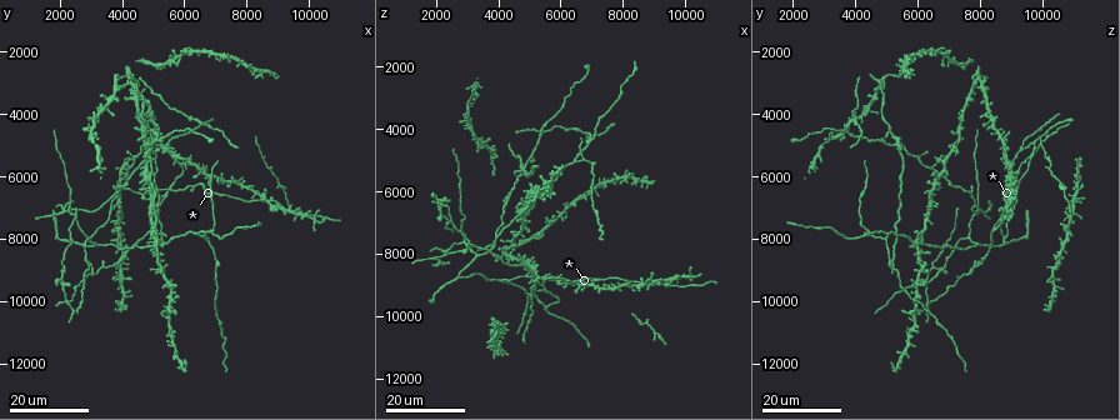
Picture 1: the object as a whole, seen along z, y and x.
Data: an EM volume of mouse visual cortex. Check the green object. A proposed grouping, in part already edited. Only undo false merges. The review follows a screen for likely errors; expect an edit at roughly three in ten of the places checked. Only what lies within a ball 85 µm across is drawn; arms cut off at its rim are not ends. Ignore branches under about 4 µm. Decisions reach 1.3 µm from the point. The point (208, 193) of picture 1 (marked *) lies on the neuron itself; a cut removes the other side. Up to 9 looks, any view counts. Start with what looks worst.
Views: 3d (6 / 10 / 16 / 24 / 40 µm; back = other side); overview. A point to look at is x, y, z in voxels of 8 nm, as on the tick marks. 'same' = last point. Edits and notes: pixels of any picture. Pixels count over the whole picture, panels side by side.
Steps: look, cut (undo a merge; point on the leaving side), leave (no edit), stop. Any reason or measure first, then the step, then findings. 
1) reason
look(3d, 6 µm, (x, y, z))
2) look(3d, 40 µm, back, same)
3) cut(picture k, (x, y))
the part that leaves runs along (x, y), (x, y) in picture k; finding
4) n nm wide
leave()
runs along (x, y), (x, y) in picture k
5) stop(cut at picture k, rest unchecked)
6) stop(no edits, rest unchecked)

branch point
look(3d, 24 µm, (6700, 8100, 4900))

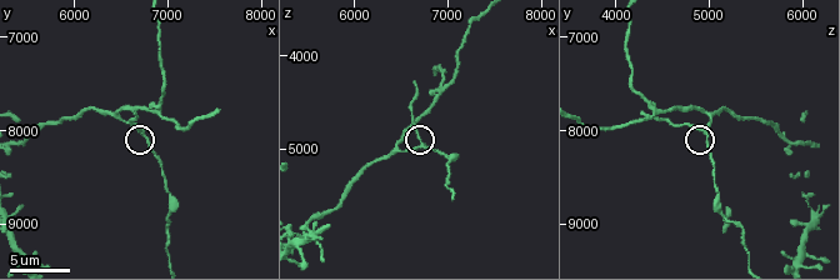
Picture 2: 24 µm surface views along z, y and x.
look(3d, 10 µm, (6750, 8000, 4950))

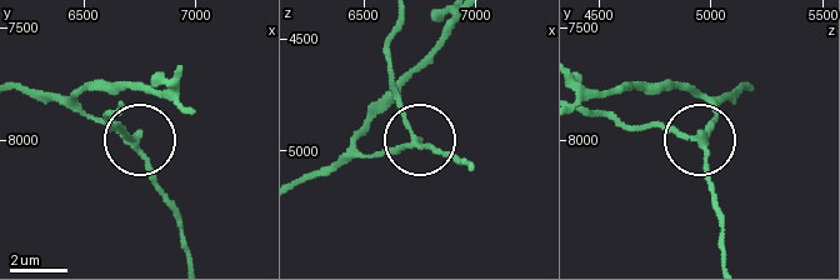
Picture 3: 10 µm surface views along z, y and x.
side arm 6 µm
cut(picture 3, (666, 129))
the part that leaves runs along (705, 145), (656, 124), (585, 114) in picture 3; two neurons meet here

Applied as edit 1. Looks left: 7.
two arms in line, one across
look(3d, 16 µm, (2000, 7200, 8200))

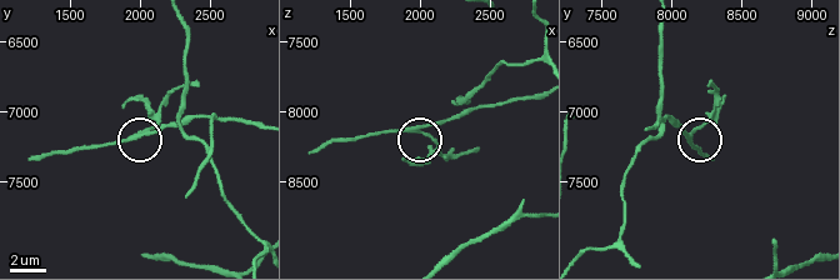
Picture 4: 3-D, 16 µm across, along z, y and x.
look(3d, 6 µm, (2000, 7140, 8140))

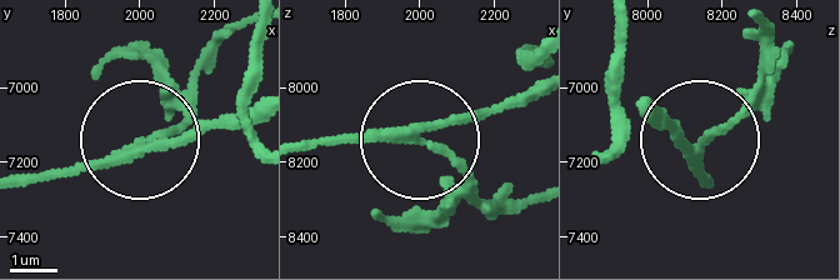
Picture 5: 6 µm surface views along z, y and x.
180 nm wide
cut(picture 5, (184, 121))
the part that leaves runs along (125, 148), (181, 124), (218, 40), (253, 20) in picture 5; a second neuron is stuck on

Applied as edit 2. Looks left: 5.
look(overview)

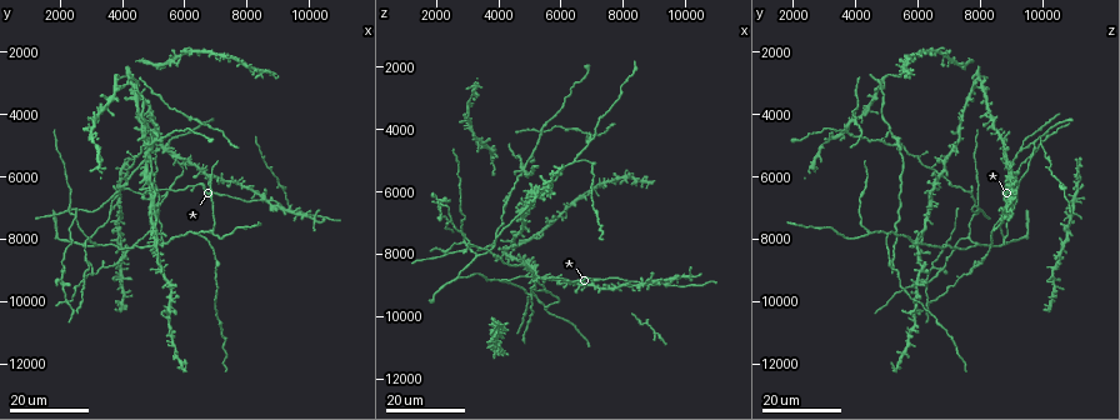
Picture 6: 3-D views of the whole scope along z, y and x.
four or more arms meet
look(3d, 16 µm, (4800, 4900, 5300))

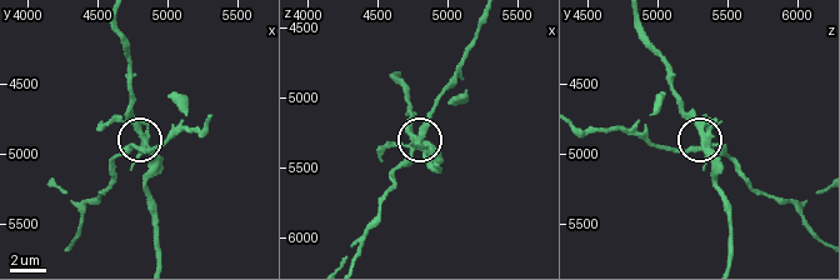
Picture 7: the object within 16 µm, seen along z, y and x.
look(3d, 10 µm, (4820, 4920, 5300))

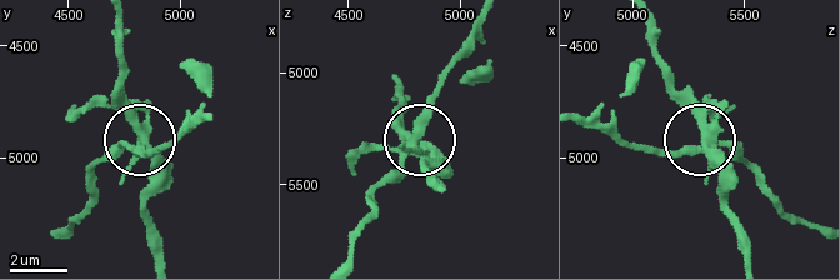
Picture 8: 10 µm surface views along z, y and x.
side arm 36 µm
cut(picture 8, (148, 189))
the part that leaves runs along (708, 145), (705, 119), (660, 54), (658, 25) in picture 8; a second neuron is stuck on

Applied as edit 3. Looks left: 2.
stop(cut at picture 3, cut at picture 5, cut at picture 8, rest unchecked)

